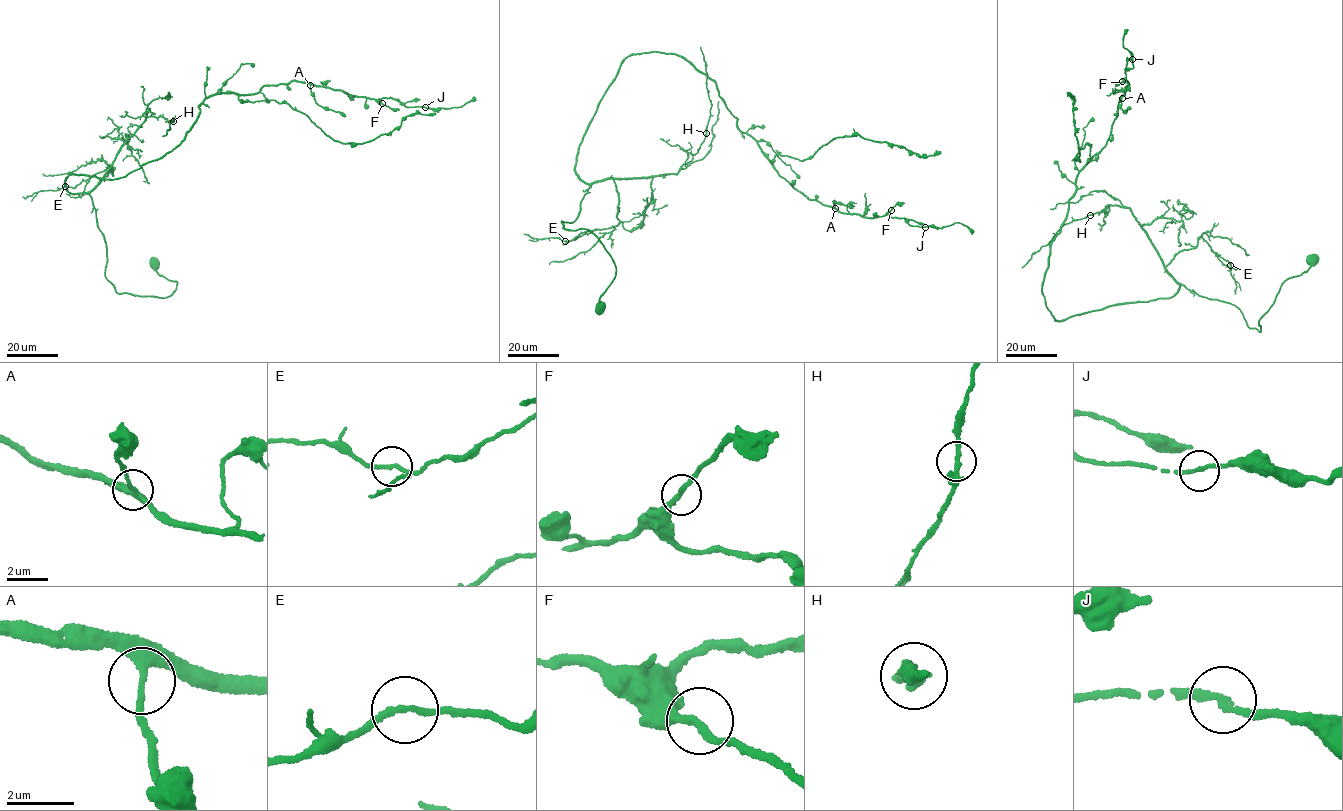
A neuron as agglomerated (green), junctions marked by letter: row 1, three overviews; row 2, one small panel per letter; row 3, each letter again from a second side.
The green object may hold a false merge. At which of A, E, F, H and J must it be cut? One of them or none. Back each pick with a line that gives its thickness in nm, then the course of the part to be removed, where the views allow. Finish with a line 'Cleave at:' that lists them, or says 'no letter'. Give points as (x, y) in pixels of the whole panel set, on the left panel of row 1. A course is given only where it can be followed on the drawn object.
Cleave at: no letter

